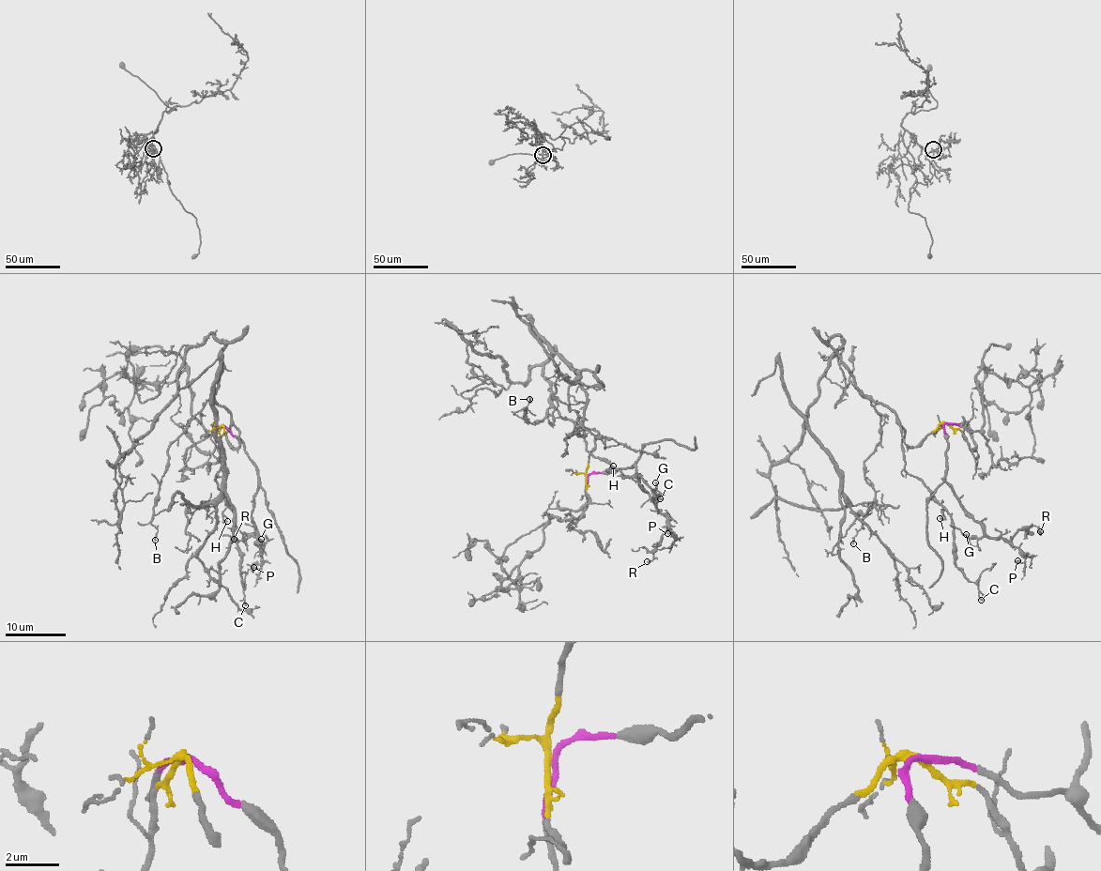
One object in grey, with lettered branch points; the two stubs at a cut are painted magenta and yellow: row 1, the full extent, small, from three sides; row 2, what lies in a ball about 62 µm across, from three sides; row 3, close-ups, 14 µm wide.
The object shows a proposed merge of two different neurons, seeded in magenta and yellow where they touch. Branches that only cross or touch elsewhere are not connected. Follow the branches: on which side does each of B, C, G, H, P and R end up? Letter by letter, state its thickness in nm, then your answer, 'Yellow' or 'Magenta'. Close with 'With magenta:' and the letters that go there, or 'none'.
B: Thickness 100 nm. Yellow
C: Thickness 130 nm. Yellow
G: Thickness 120 nm. Magenta
H: Thickness 110 nm. Yellow
P: Thickness 130 nm. Magenta
R: Thickness 130 nm. Magenta
With magenta: G, P, R

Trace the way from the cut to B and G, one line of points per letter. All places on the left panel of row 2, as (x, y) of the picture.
B: (221, 426), (233, 449), (238, 446), (239, 430), (231, 417), (209, 399), (172, 443), (153, 514), (155, 540)
G: (223, 426), (243, 444), (245, 453), (256, 468), (257, 486), (251, 520), (258, 531), (258, 543), (260, 539)

